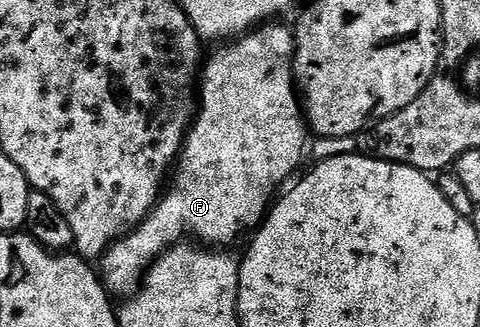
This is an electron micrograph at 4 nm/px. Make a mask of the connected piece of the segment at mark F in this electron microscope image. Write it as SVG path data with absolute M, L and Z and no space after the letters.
M267 22L244 36L215 47L218 49L211 54L210 61L208 56L201 65L196 115L186 139L182 141L168 190L161 193L158 203L141 224L131 228L126 235L119 236L117 242L100 257L102 285L111 297L133 296L151 264L162 253L187 238L202 246L230 246L226 244L232 243L245 228L257 229L266 219L276 193L283 187L281 184L301 166L302 155L306 152L308 125L296 97L294 33L289 27L278 23L282 22Z

